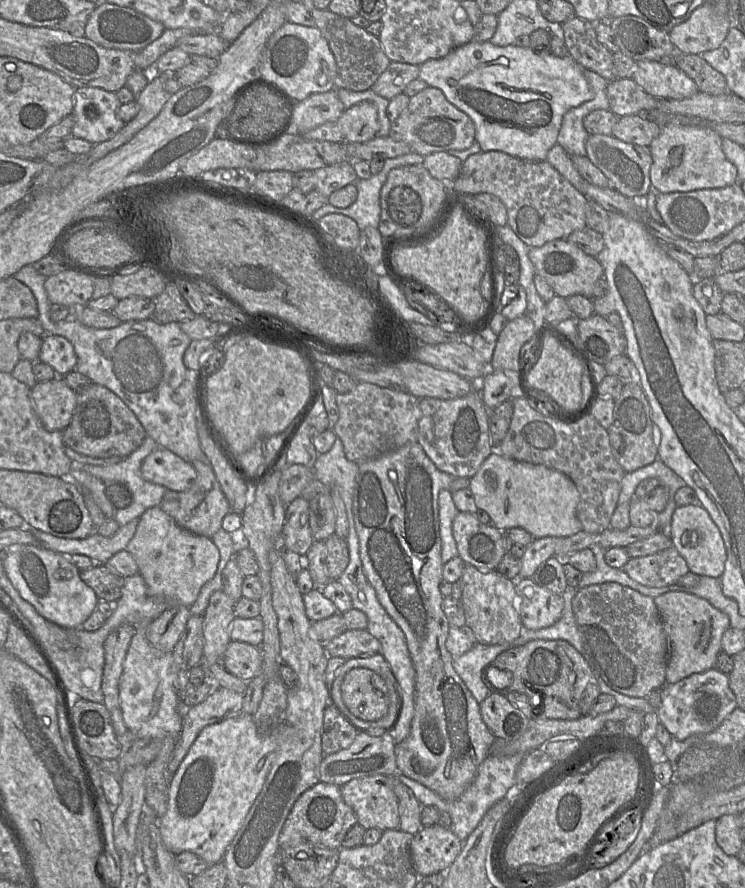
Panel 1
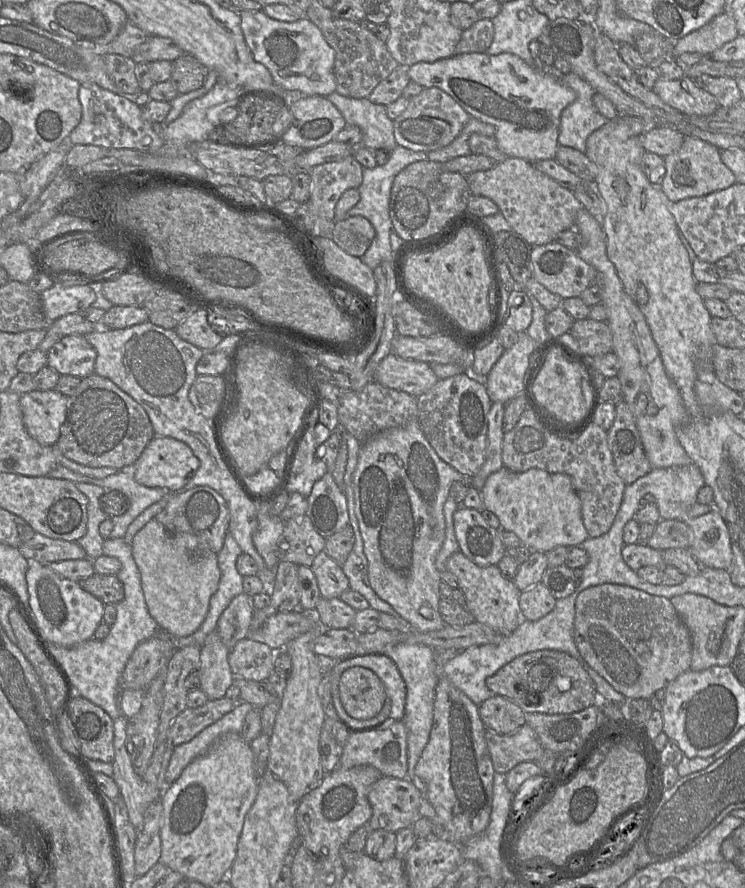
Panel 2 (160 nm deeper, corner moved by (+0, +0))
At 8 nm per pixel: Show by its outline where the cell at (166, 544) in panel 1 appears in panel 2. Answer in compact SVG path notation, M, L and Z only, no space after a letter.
M156 519L149 521L131 542L133 558L141 574L141 585L151 617L158 627L177 638L195 633L204 622L211 597L219 586L220 569L217 555L209 547L190 535L171 534Z

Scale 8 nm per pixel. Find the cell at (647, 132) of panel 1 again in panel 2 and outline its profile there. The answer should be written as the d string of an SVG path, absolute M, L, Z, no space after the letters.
M660 125L639 137L647 152L666 157L680 149L685 135L672 126Z

